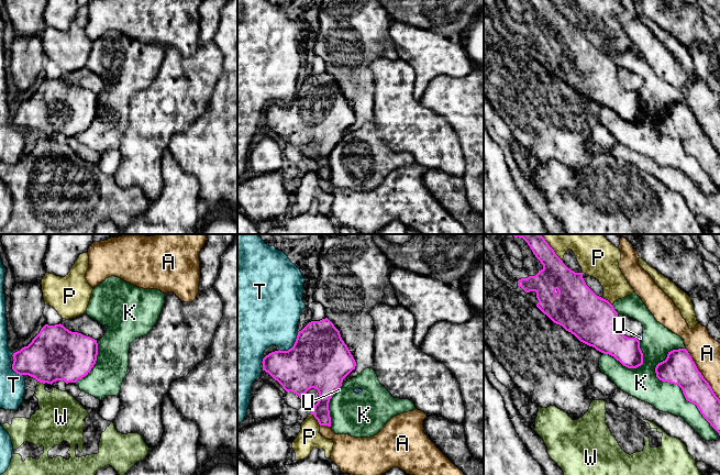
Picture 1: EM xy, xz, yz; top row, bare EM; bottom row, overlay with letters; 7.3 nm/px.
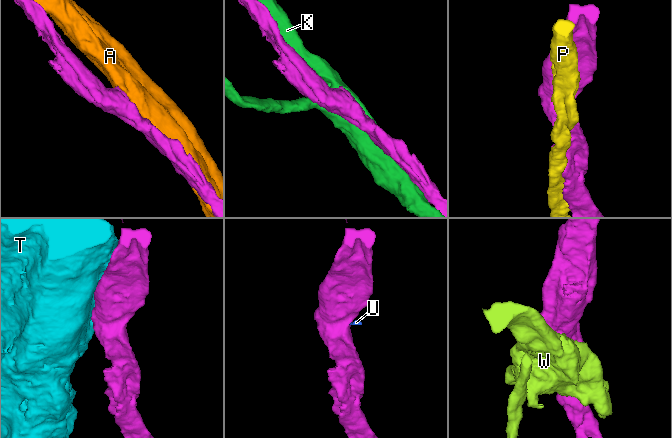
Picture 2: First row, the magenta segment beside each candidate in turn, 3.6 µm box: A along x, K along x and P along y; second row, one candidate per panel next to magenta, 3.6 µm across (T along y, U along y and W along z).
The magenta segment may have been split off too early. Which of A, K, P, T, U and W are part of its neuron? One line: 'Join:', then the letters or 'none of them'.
Join: none of them

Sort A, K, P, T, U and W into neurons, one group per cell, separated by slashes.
A / K U / P / T / W

